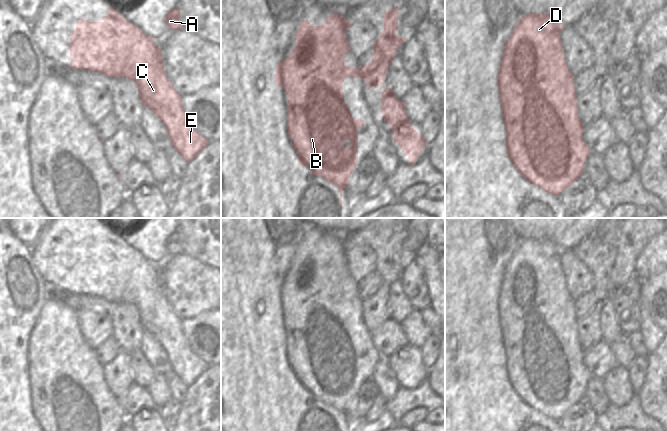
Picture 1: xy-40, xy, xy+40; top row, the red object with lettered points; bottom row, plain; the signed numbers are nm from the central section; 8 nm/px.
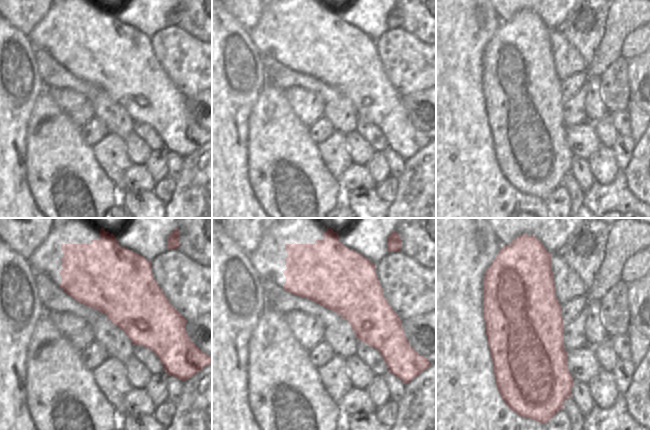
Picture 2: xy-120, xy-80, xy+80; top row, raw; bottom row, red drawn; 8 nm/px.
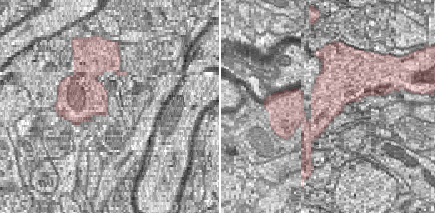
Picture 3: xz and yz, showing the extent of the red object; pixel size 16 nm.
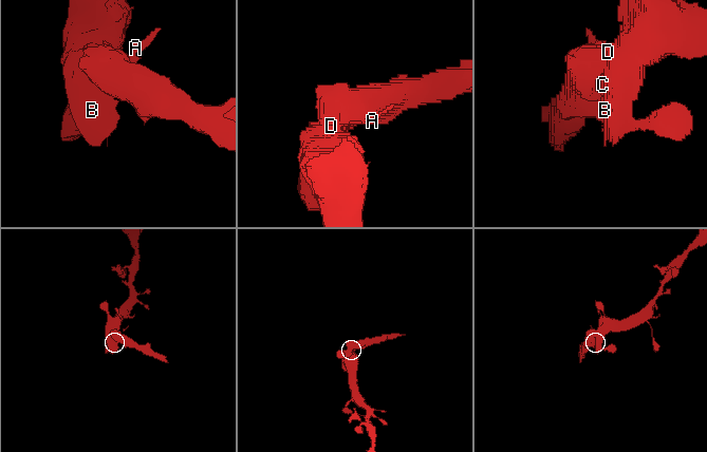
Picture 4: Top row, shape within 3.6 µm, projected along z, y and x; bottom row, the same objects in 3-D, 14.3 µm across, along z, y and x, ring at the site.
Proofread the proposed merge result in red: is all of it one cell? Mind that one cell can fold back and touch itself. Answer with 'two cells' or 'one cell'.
two cells

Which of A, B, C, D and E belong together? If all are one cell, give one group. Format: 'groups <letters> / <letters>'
groups A B D / C E

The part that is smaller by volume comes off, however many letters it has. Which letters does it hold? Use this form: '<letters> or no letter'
C, E

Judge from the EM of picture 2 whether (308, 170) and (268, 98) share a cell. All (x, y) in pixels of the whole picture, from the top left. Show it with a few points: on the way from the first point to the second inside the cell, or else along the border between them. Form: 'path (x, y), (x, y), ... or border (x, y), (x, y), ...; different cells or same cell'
path (290, 152), (276, 138), (271, 116); same cell

